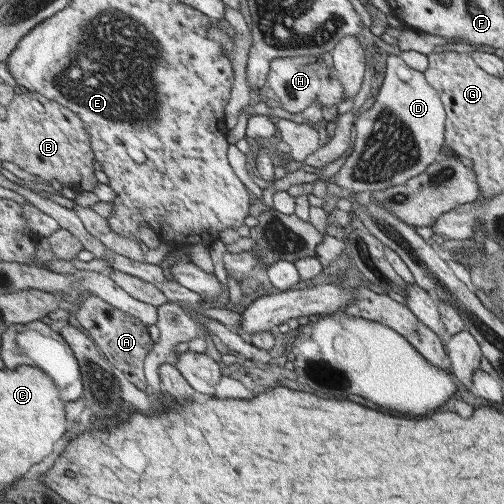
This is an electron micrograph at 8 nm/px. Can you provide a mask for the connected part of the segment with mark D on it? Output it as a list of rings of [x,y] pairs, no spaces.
[[[389,55],[384,62],[385,76],[383,76],[381,88],[379,88],[369,112],[357,113],[354,124],[356,140],[352,153],[333,178],[322,181],[331,189],[368,195],[375,191],[396,187],[421,174],[425,167],[431,166],[431,162],[439,154],[439,148],[443,144],[445,114],[443,114],[441,100],[439,100],[436,90],[429,86],[423,73],[411,70],[399,56]]]

